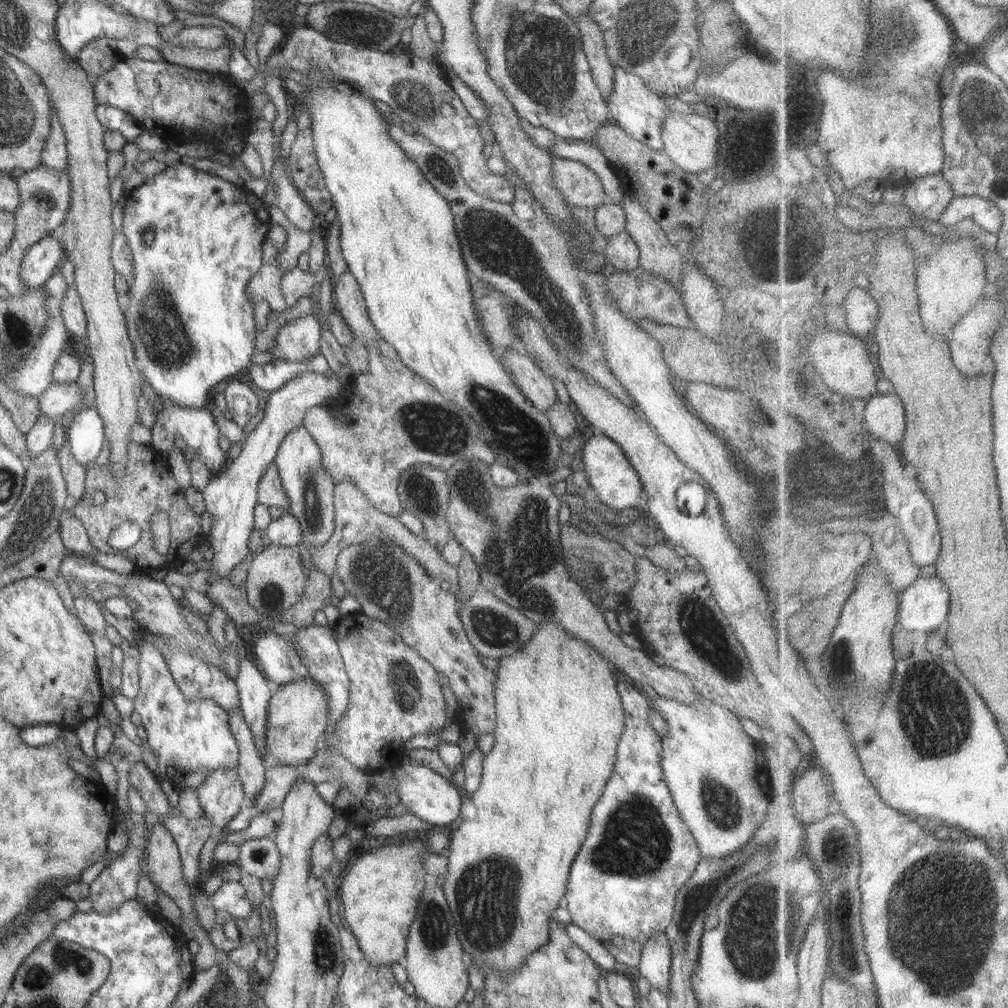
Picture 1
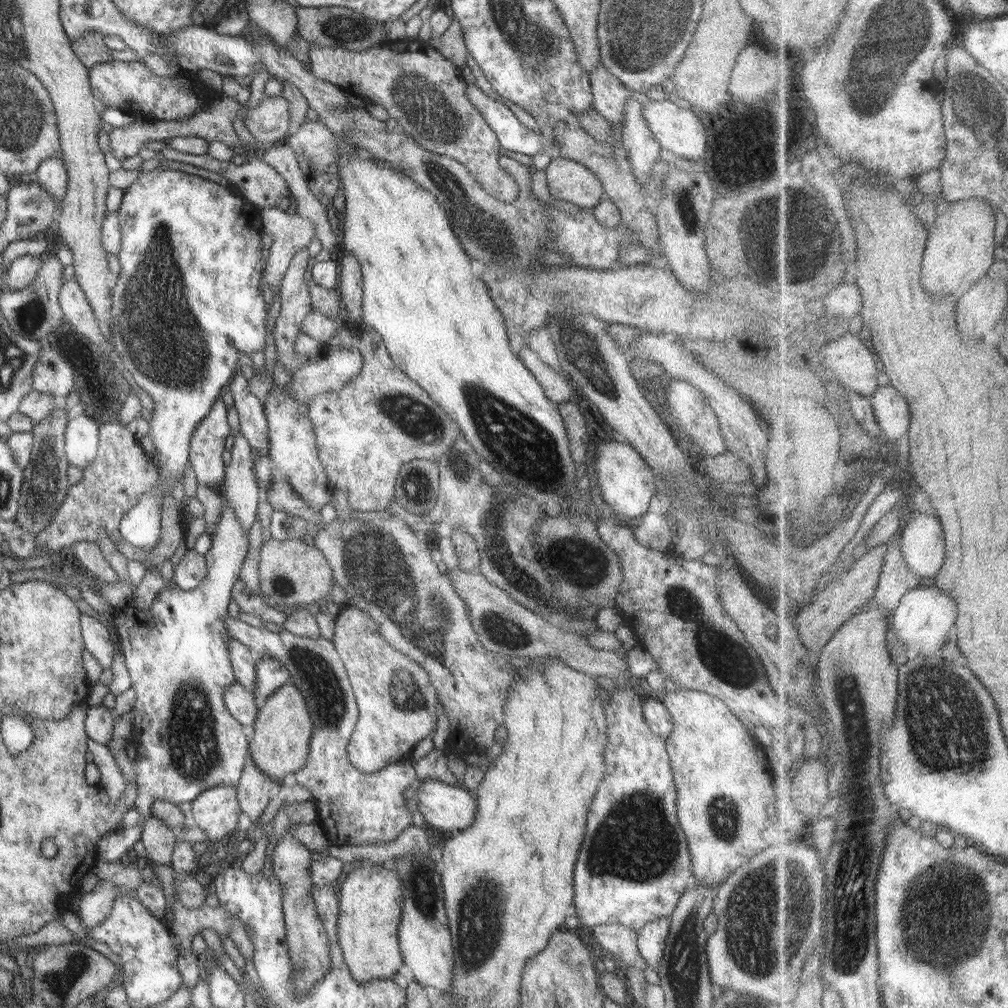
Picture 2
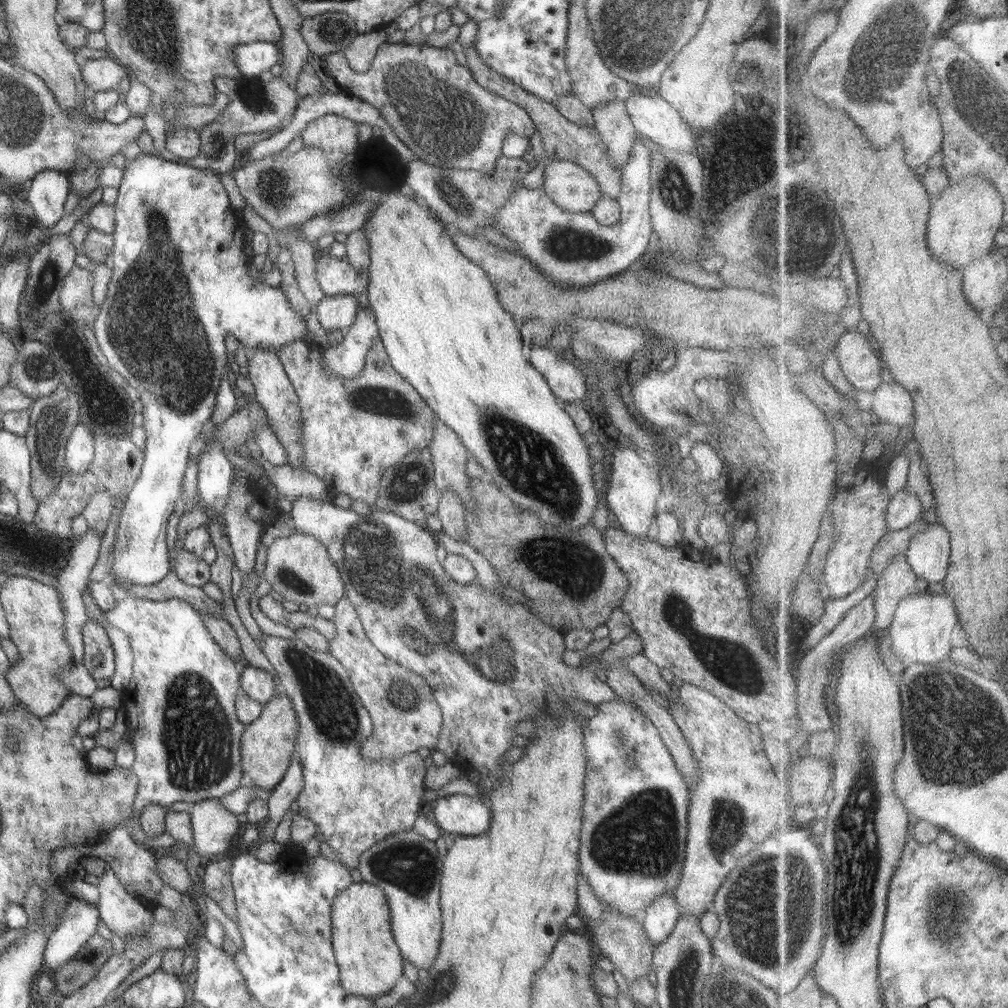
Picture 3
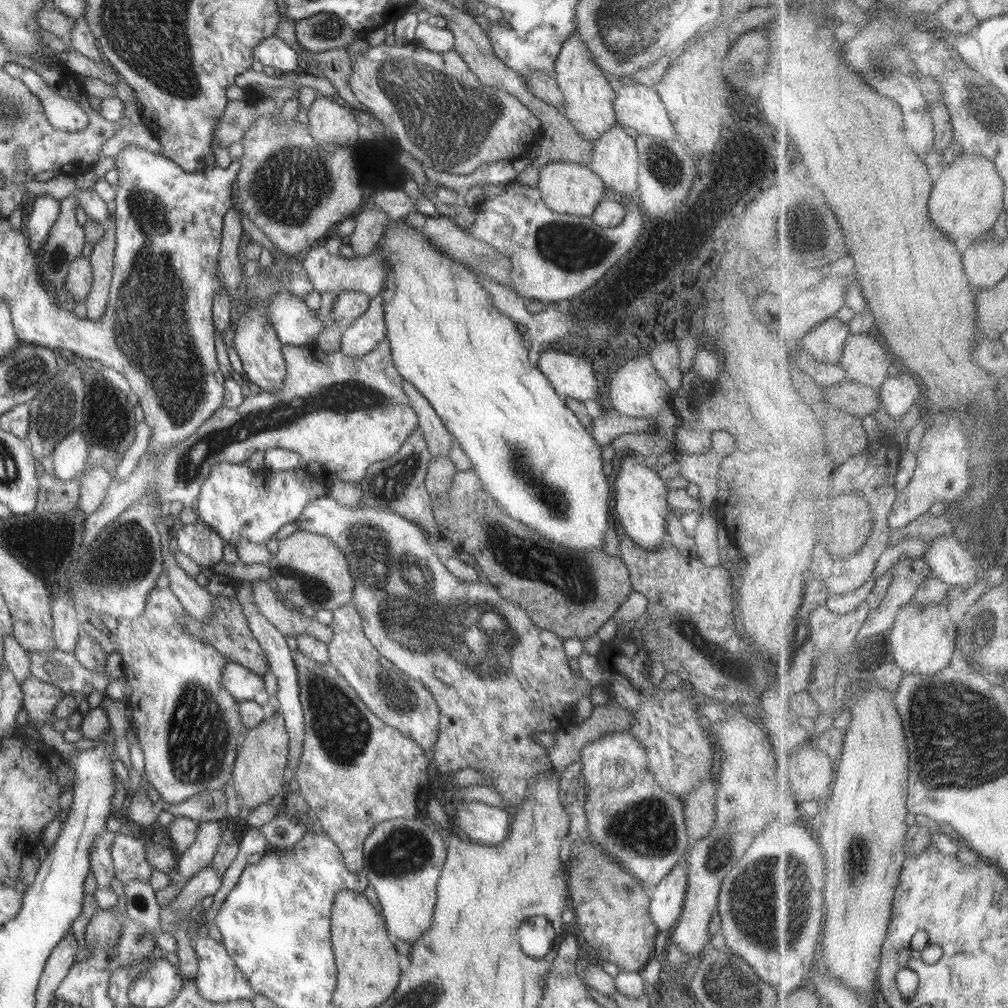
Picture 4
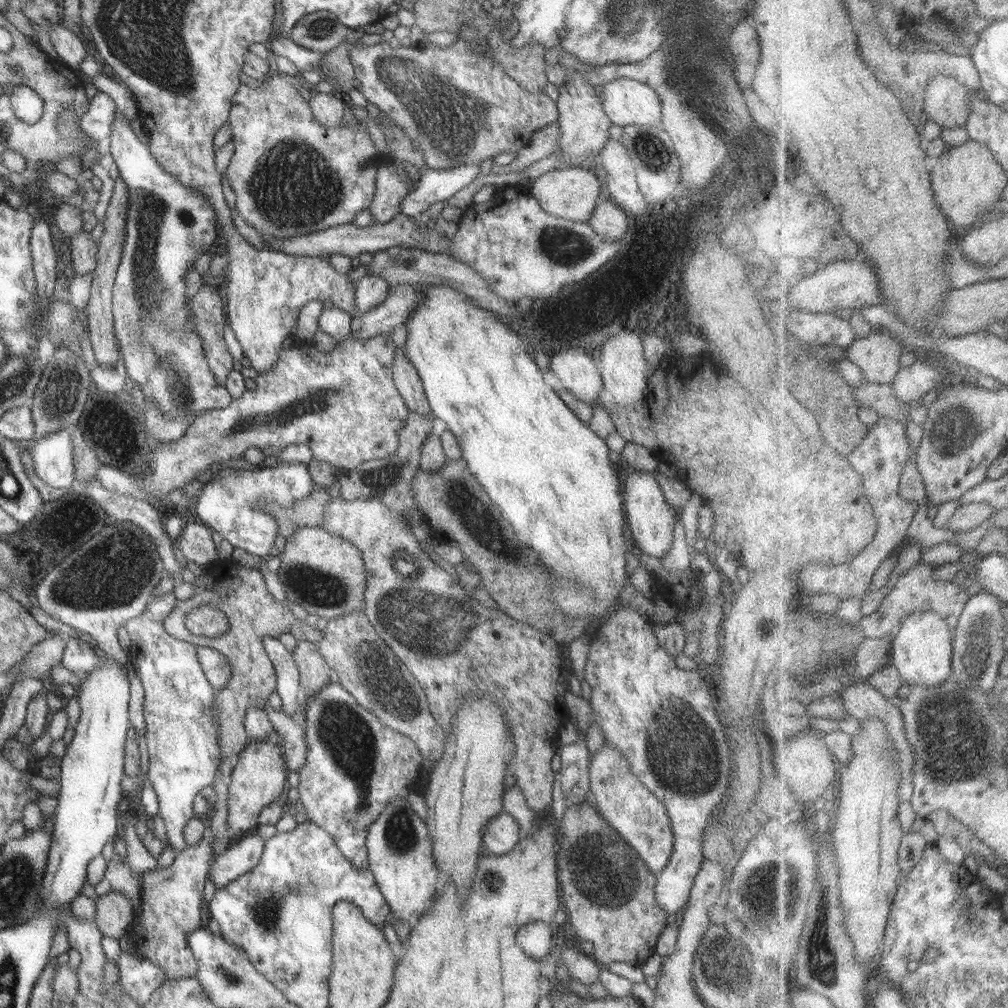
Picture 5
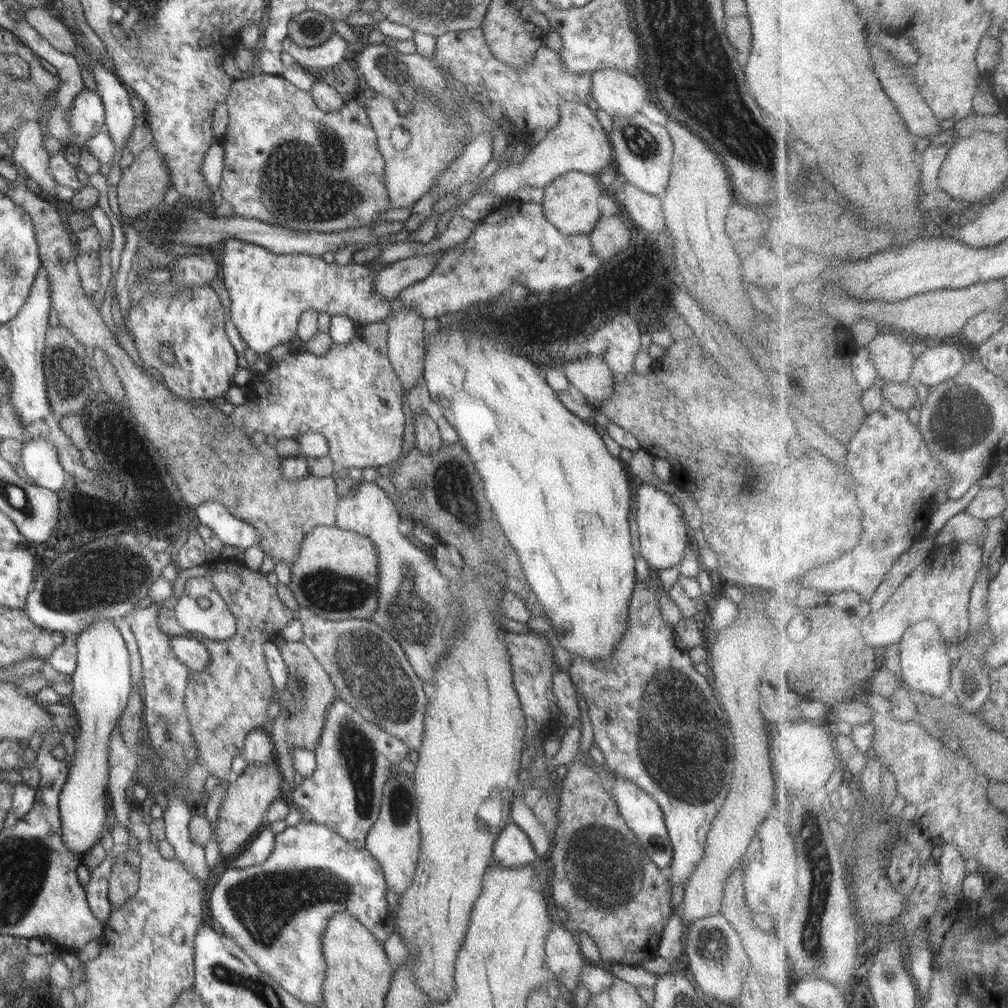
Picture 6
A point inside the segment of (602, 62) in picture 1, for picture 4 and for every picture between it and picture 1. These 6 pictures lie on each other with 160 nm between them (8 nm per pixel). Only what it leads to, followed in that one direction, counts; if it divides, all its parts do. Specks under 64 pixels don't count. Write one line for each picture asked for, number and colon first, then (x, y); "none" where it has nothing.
2: (610, 95)
3: (612, 121)
4: (614, 158)

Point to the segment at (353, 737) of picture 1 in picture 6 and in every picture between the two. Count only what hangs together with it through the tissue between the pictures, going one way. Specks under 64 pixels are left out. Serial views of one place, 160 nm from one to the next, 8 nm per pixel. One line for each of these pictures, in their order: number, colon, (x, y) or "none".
2: (397, 703)
3: (405, 717)
4: (401, 701)
5: (360, 660)
6: (386, 691)

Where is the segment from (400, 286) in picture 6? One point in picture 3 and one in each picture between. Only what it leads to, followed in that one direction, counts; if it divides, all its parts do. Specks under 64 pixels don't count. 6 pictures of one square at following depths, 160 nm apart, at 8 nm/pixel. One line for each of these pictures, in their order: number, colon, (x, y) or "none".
3: (337, 312)
4: (347, 306)
5: (371, 290)

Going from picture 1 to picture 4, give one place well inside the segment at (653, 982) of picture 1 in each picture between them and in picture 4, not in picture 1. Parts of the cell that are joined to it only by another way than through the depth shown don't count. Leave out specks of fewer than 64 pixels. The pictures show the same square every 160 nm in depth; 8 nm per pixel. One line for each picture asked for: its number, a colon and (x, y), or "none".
2: (651, 938)
3: (659, 919)
4: (666, 905)

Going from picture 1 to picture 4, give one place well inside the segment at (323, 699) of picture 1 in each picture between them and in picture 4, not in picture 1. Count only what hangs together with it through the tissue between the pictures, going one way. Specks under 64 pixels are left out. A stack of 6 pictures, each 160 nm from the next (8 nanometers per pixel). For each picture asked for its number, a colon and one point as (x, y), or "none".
2: (283, 729)
3: (267, 745)
4: (259, 771)

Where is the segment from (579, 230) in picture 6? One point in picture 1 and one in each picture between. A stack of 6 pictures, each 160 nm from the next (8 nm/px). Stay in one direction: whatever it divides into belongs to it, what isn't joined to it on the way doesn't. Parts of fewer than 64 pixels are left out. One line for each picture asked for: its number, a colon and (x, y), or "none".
1: (580, 186)
2: (568, 180)
3: (570, 186)
4: (568, 188)
5: (571, 192)

